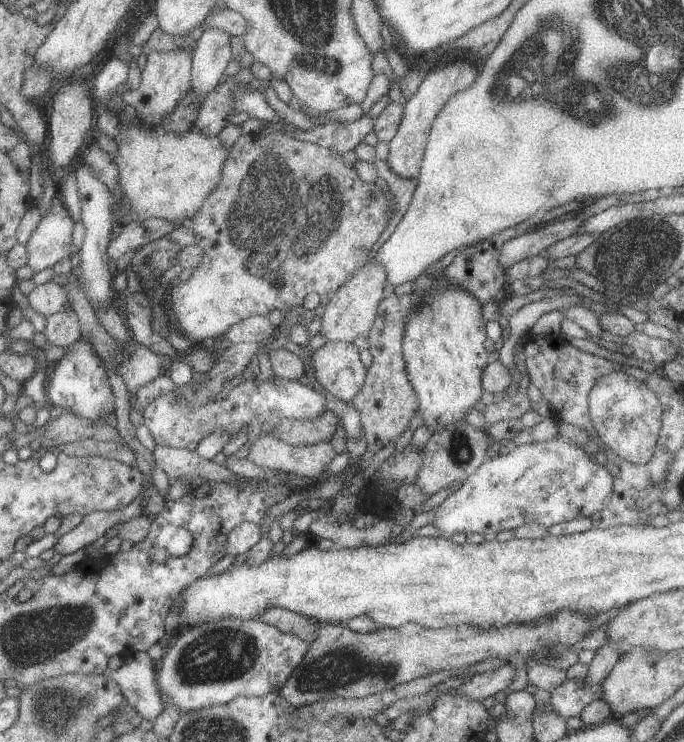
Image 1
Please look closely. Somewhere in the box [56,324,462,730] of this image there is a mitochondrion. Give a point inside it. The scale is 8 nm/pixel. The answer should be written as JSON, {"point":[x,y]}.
{"point":[222,654]}

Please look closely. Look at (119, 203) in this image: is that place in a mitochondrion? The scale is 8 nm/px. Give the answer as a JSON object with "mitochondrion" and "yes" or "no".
{"mitochondrion":"no"}

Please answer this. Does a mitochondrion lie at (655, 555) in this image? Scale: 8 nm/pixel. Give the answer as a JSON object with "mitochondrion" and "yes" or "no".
{"mitochondrion":"no"}

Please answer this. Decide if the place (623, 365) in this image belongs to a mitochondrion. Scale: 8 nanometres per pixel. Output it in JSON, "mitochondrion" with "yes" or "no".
{"mitochondrion":"no"}

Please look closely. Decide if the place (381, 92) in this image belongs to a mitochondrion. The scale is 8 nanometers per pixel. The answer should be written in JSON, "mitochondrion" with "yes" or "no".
{"mitochondrion":"no"}

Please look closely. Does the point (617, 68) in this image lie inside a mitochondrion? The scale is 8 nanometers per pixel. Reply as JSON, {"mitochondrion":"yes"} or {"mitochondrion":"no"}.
{"mitochondrion":"yes"}

